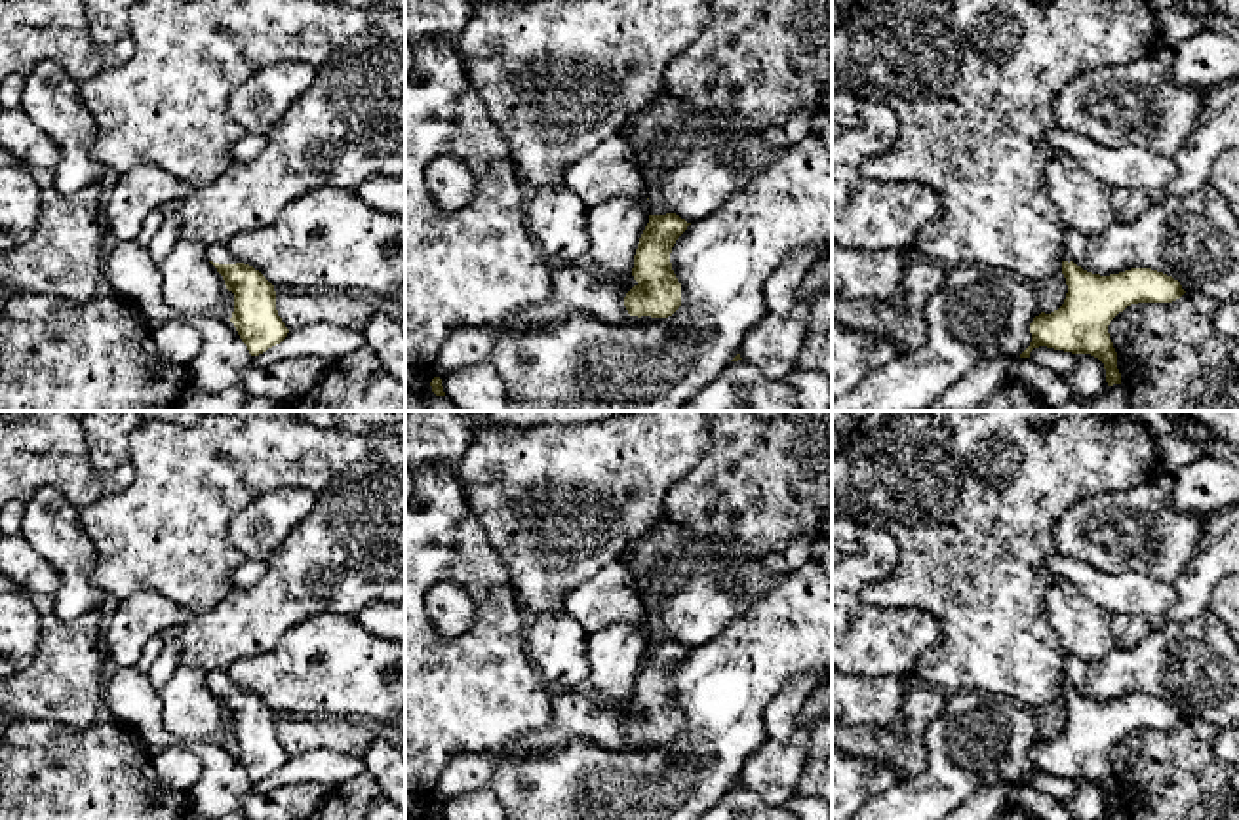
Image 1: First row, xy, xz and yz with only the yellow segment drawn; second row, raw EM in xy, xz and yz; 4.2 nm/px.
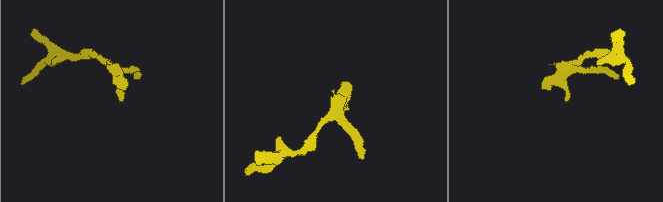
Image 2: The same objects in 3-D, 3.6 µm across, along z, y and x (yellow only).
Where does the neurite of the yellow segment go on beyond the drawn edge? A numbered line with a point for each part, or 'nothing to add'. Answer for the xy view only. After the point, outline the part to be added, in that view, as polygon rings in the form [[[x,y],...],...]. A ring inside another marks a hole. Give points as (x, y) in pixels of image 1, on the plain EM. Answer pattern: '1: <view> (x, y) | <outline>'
1: xy (219, 678) | [[[225,668],[207,672],[207,685],[219,691],[236,691],[238,685],[232,681]]]

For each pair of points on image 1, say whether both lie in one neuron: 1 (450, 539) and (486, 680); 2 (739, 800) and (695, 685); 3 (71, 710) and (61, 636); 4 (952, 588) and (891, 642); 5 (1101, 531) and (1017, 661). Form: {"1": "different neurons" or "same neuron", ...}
{"1": "same neuron", "2": "different neurons", "3": "same neuron", "4": "different neurons", "5": "different neurons"}

